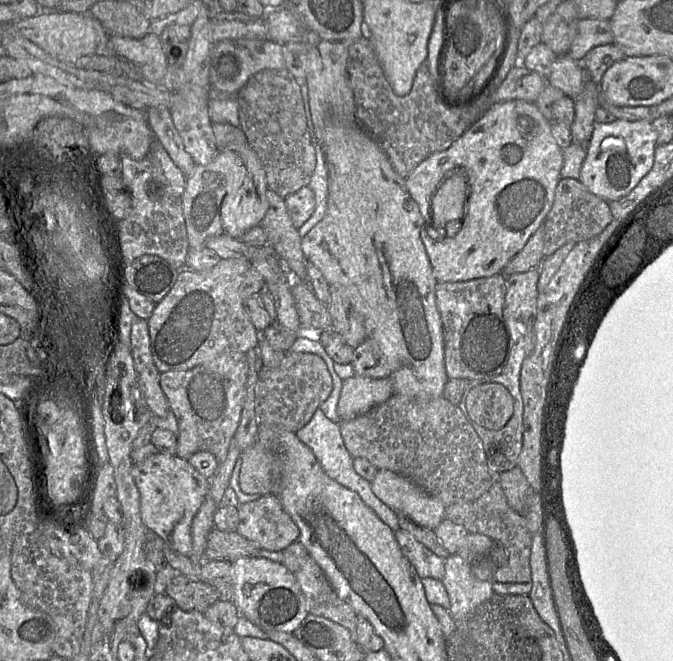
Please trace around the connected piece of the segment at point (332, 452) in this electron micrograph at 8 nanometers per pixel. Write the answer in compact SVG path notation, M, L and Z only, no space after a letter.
M318 408L311 420L303 428L295 432L295 434L312 450L323 471L331 479L357 493L365 505L372 509L378 518L388 525L393 532L399 529L399 515L382 502L372 492L370 482L358 475L354 470L353 457L344 445L339 424L330 421Z

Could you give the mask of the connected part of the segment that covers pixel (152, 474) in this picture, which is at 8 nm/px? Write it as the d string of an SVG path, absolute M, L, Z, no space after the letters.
M160 453L133 463L131 474L140 493L140 514L144 525L175 551L189 557L191 524L209 494L211 479L202 476L188 460Z

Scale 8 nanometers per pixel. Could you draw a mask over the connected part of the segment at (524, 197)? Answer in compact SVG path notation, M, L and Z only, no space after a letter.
M510 100L495 104L448 149L430 155L405 179L406 188L424 220L423 225L431 219L433 198L445 178L457 168L462 168L468 179L468 196L461 220L448 221L444 227L447 233L442 239L431 237L423 227L420 231L437 282L468 281L501 273L530 236L543 225L552 207L563 166L563 149L552 136L551 123L535 103Z

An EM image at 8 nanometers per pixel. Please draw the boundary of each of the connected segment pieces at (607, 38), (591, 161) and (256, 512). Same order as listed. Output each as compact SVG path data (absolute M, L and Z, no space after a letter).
M580 19L578 31L568 52L574 60L582 61L592 48L613 43L613 33L607 19Z
M616 119L611 123L594 123L587 155L580 170L580 181L586 188L610 202L629 194L651 170L657 145L657 132L647 120Z
M276 494L239 504L237 532L261 549L283 551L299 540L299 529Z

